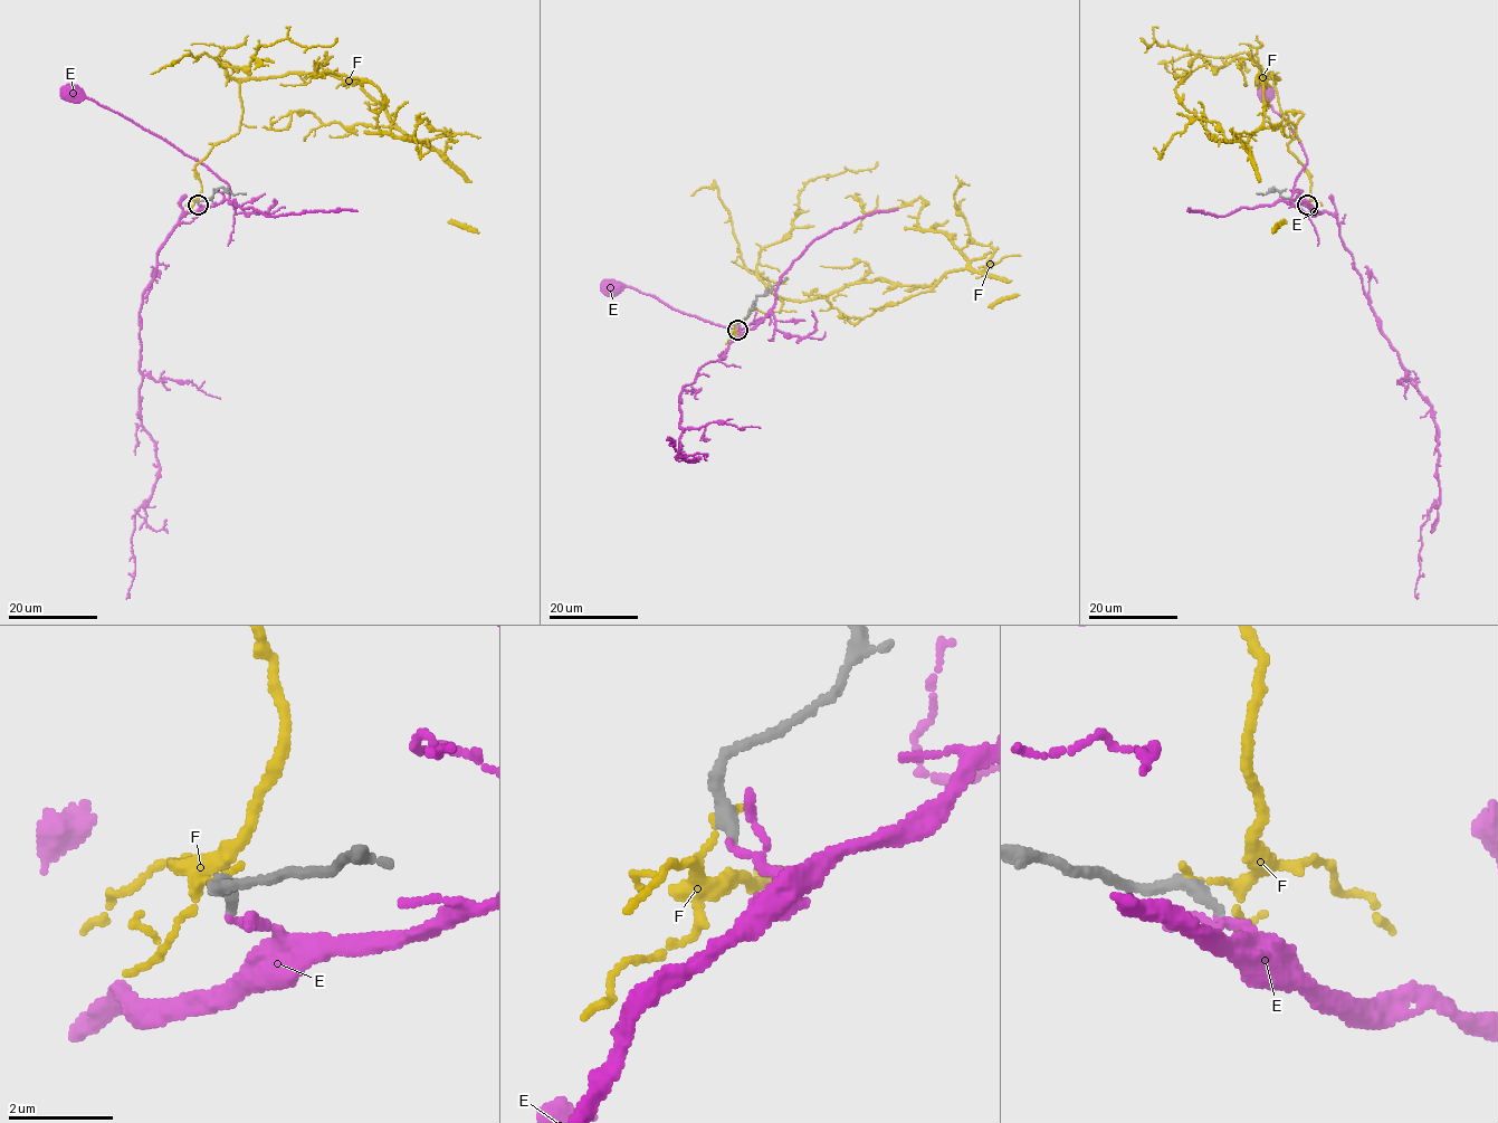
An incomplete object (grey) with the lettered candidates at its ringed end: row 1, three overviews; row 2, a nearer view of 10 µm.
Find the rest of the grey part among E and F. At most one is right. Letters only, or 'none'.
E

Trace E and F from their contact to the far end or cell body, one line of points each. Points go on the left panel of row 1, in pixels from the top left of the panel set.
E: (198, 205), (217, 206), (227, 200), (229, 186), (202, 164), (116, 112), (72, 95)
F: (197, 201), (244, 81), (356, 82), (427, 142), (384, 134), (378, 88), (320, 57)

